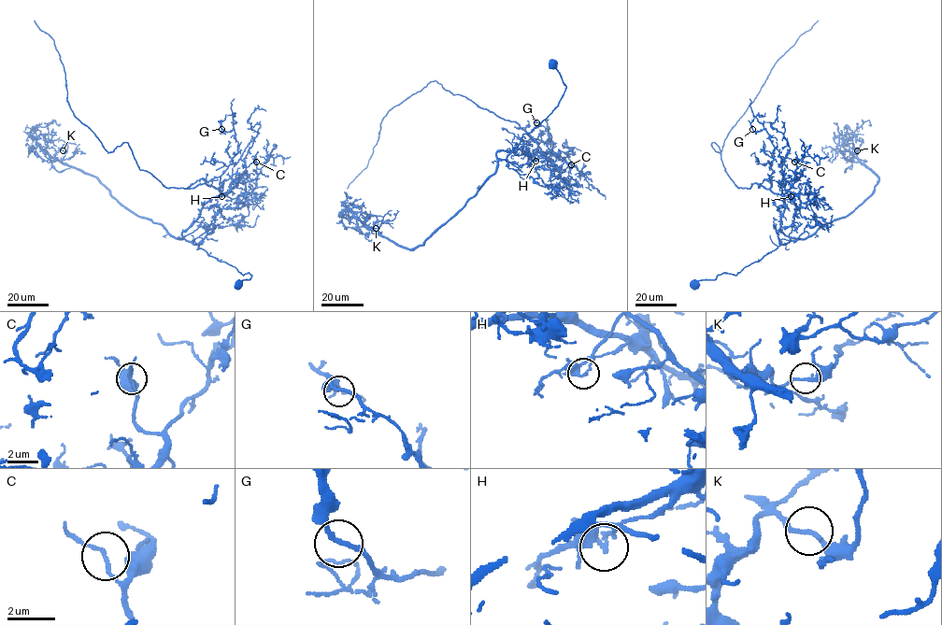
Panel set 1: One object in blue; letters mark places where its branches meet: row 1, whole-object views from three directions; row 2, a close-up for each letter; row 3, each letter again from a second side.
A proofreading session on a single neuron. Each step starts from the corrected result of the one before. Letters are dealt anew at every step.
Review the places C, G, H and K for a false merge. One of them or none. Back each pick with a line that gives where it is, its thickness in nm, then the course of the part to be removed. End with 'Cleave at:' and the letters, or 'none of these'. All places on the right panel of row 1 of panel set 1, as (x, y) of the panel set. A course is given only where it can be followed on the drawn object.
H: place (791, 196); calibre 170 nm; course (791, 197), (756, 183), (738, 188), (725, 171), (719, 147), (711, 143), (720, 152), (772, 67), (818, 21)
Cleave at: H

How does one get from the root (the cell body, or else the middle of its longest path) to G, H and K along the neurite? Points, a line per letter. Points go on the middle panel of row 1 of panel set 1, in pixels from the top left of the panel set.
G: (553, 63), (563, 96), (513, 149), (525, 147), (529, 163), (551, 171), (534, 142), (552, 142), (536, 122)
H: (553, 63), (566, 86), (558, 105), (505, 159), (496, 153), (535, 153), (541, 157), (535, 161)
K: (553, 63), (566, 86), (558, 105), (522, 134), (452, 217), (412, 248), (368, 227), (376, 228)

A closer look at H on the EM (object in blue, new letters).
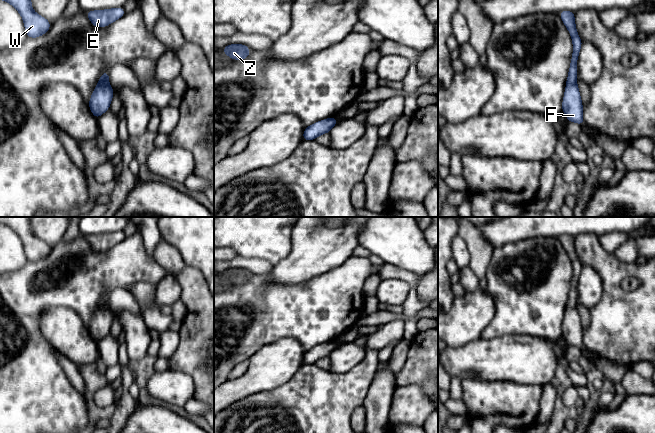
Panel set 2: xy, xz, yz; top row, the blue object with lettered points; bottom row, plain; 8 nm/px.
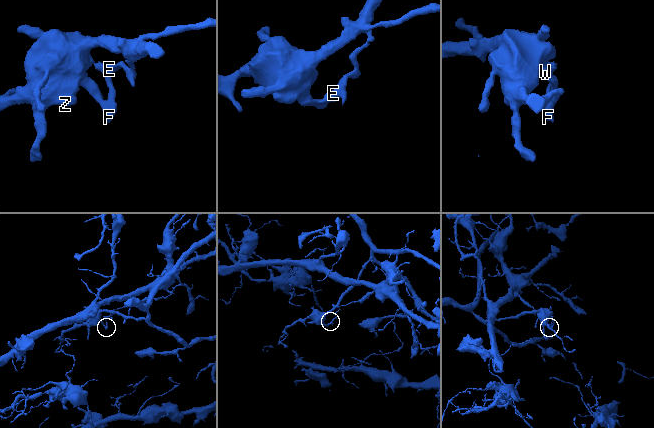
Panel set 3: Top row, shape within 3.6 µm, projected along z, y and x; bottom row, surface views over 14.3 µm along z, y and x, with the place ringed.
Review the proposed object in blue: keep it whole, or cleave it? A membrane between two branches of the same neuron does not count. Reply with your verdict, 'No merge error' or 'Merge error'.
Merge error

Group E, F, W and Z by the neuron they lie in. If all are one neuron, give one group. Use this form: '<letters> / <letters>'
E / F W Z

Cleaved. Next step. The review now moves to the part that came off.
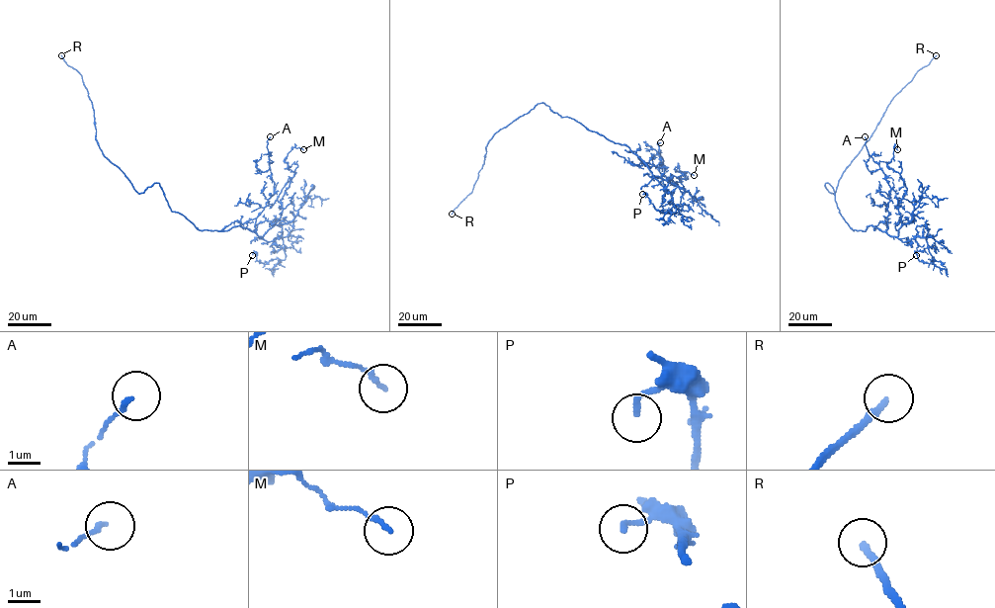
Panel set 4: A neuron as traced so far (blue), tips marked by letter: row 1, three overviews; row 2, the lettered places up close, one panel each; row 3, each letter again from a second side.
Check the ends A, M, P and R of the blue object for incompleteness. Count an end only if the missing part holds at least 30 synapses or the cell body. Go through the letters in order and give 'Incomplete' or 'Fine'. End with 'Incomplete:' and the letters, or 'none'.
A: Fine
M: Fine
P: Fine
R: Incomplete
Incomplete: R

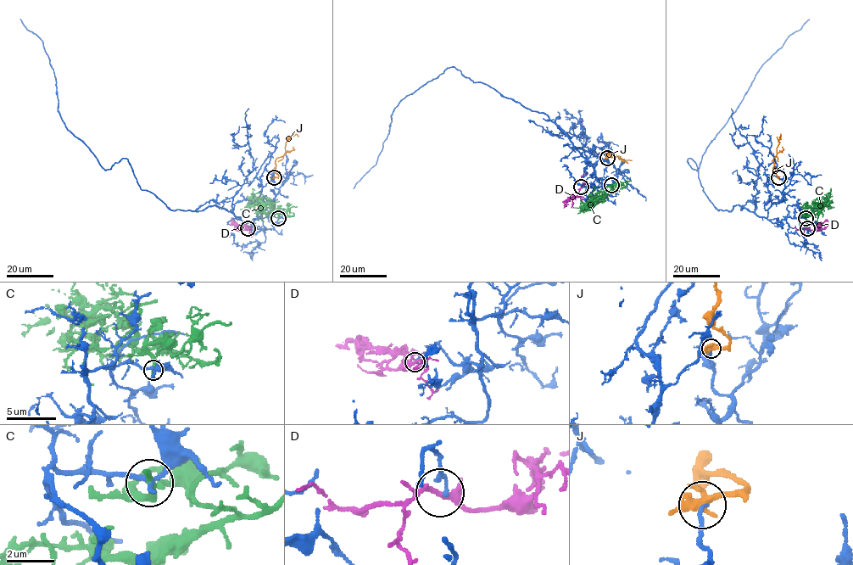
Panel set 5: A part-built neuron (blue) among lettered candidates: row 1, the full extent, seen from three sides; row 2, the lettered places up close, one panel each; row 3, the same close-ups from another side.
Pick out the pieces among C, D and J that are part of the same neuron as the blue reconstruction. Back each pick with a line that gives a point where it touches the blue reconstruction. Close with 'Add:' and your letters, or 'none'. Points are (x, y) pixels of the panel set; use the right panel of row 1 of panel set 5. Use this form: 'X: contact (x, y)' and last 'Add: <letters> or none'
Add: none

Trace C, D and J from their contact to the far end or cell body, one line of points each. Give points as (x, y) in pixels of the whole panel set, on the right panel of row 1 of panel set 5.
C: (805, 217), (806, 210), (811, 208), (813, 213), (812, 208), (822, 203), (830, 192), (824, 194)
D: (807, 228), (814, 229), (828, 221)
J: (778, 177), (773, 168), (781, 136)

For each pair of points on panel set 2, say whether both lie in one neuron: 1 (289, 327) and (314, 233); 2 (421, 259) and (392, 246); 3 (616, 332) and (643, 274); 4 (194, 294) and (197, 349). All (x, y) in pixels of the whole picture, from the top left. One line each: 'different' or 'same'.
1: different
2: same
3: same
4: same

